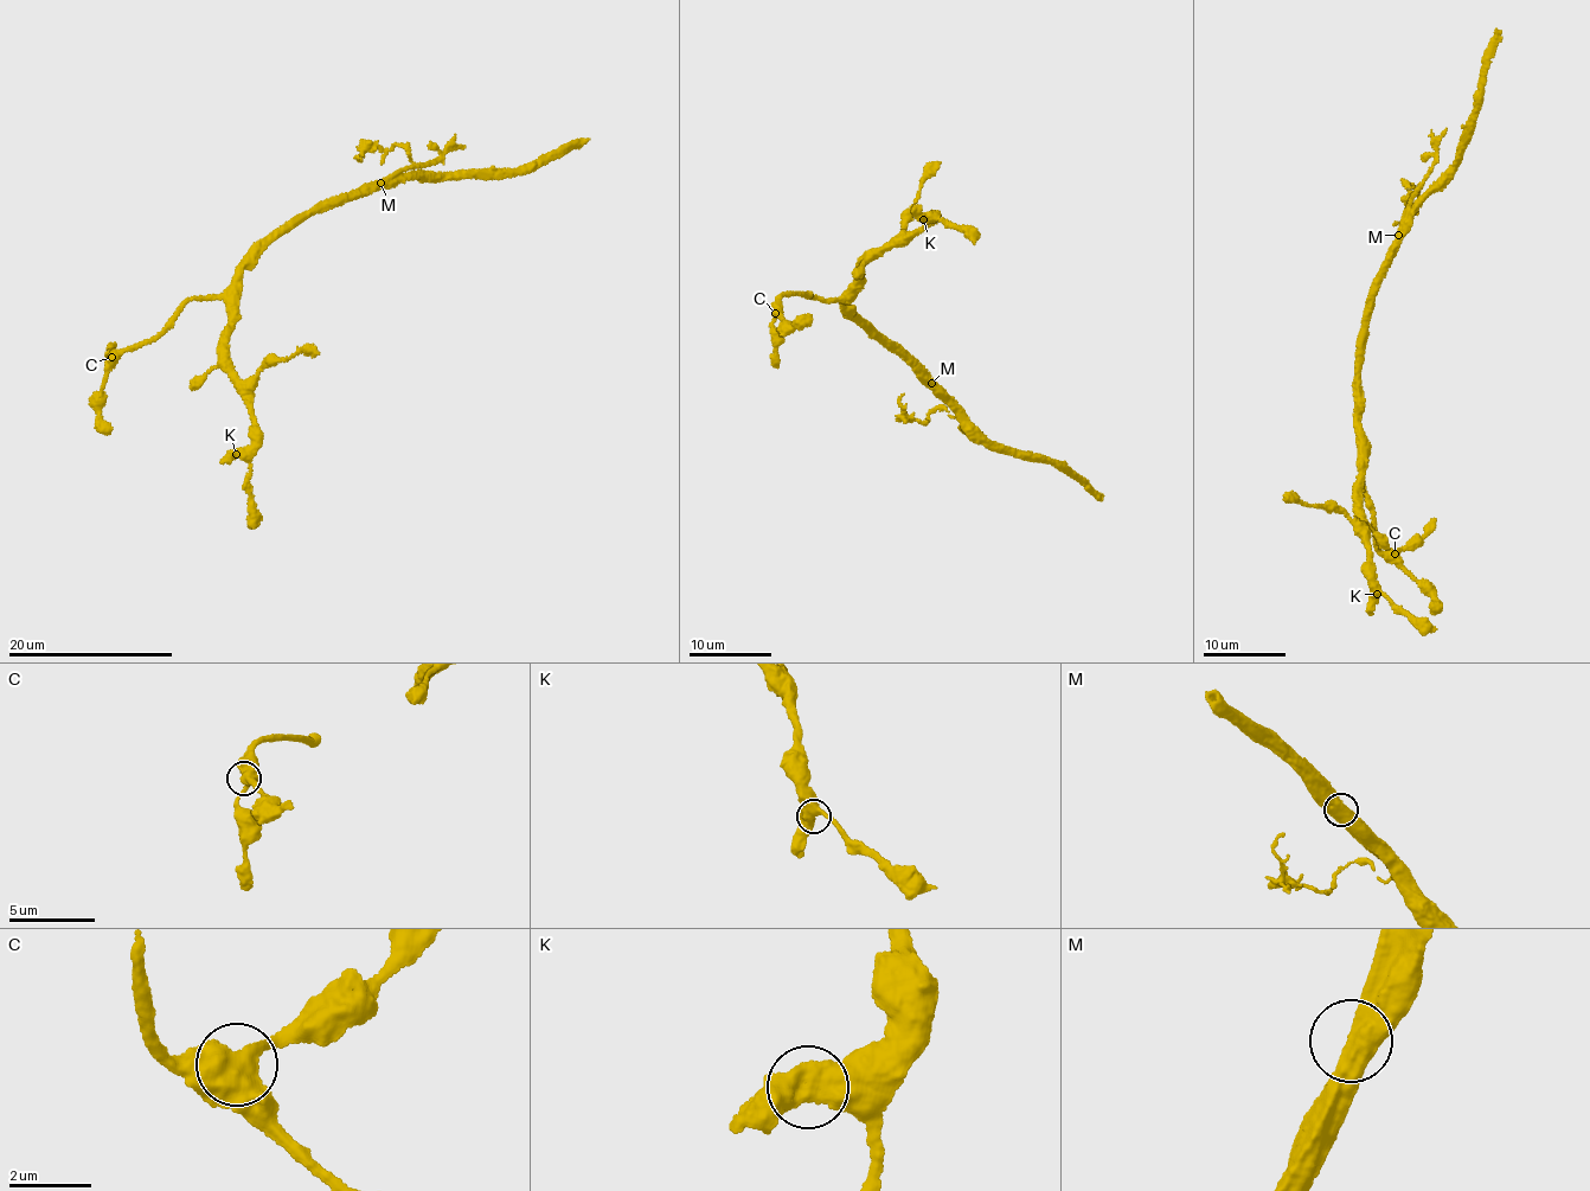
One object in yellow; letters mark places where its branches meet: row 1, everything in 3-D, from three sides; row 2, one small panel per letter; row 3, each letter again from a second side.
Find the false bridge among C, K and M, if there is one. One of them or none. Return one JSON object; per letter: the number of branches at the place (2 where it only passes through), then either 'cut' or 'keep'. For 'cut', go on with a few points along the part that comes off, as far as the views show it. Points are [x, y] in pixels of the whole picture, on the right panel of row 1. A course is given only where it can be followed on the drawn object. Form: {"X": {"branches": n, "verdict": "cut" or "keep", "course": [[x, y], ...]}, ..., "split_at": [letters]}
{"C": {"branches": 2, "verdict": "keep"}, "K": {"branches": 2, "verdict": "keep"}, "M": {"branches": 2, "verdict": "cut", "course": [[1397, 235], [1411, 194], [1421, 187], [1404, 185], [1416, 189], [1409, 197], [1404, 217], [1393, 225]]}, "split_at": ["M"]}

